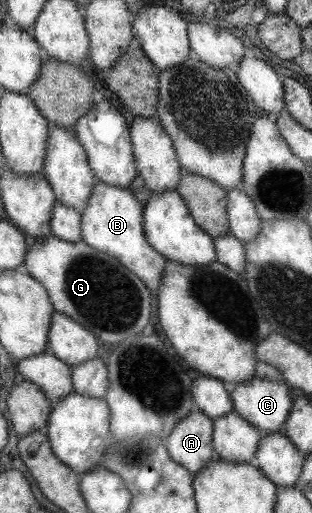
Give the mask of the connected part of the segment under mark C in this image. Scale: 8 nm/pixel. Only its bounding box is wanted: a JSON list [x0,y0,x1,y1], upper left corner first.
[230,377,290,434]

